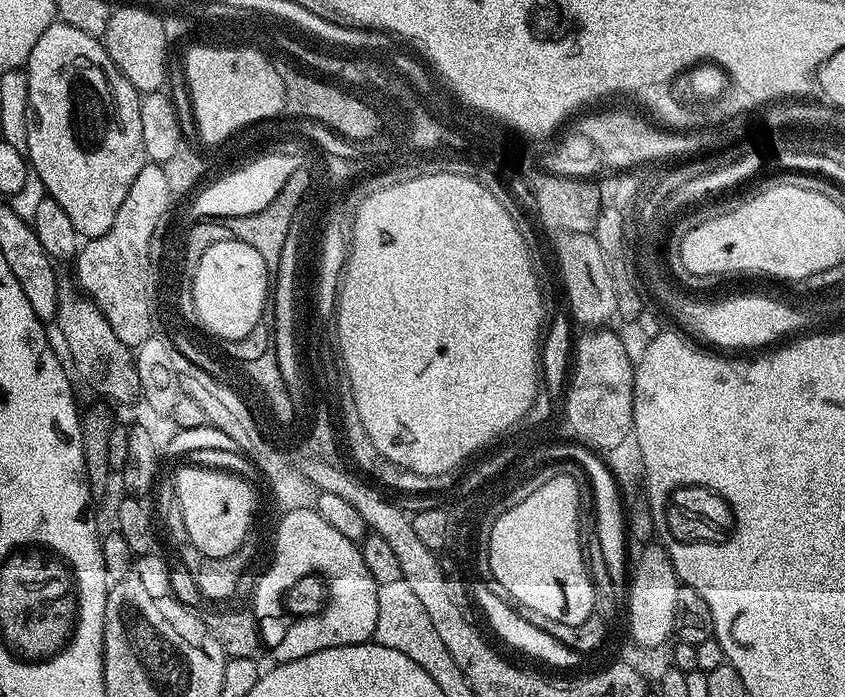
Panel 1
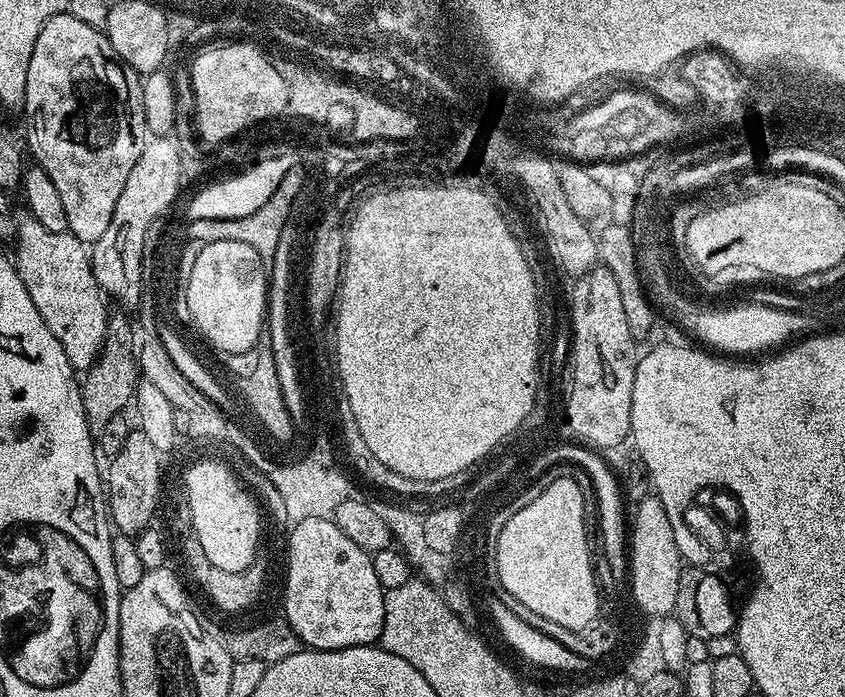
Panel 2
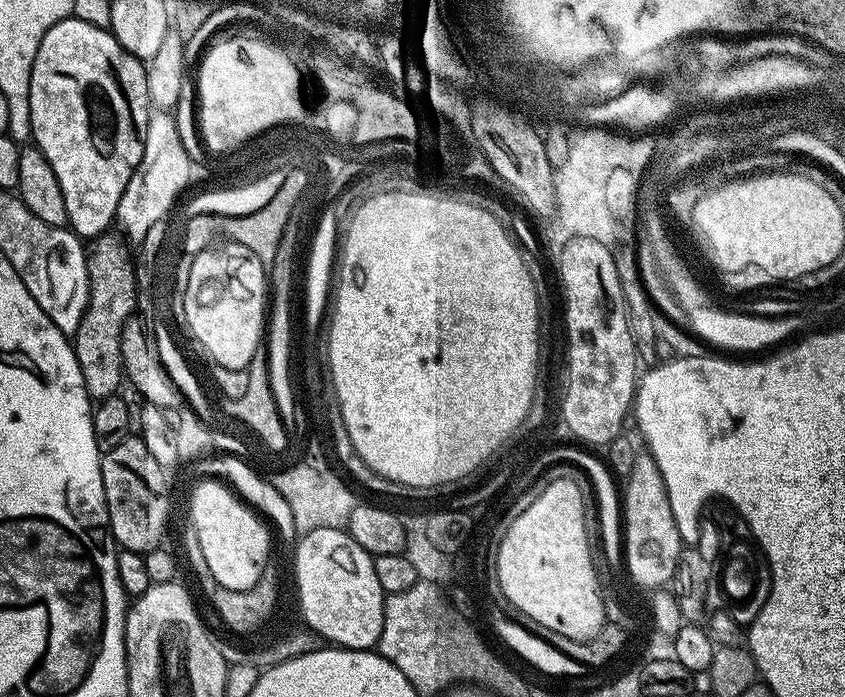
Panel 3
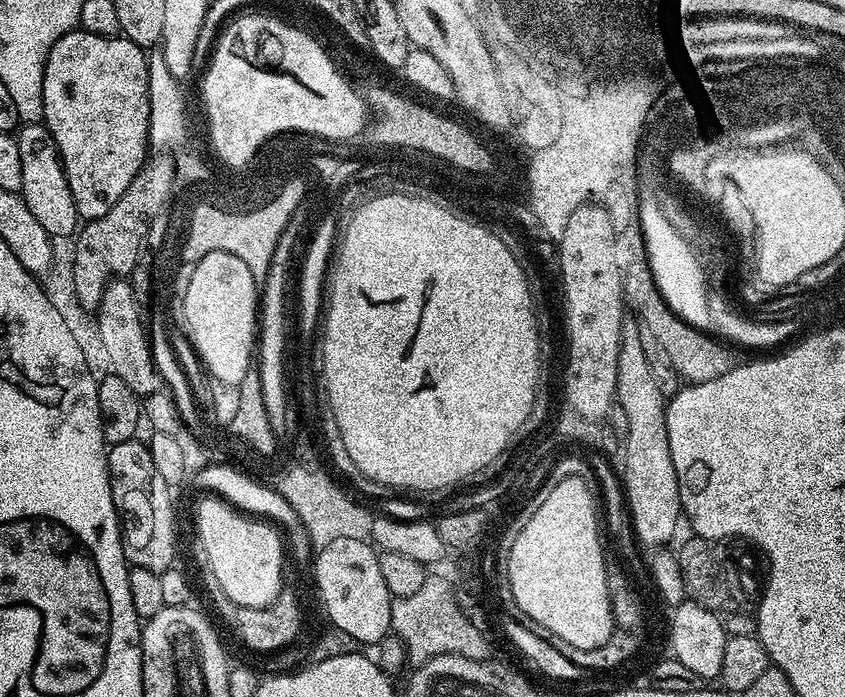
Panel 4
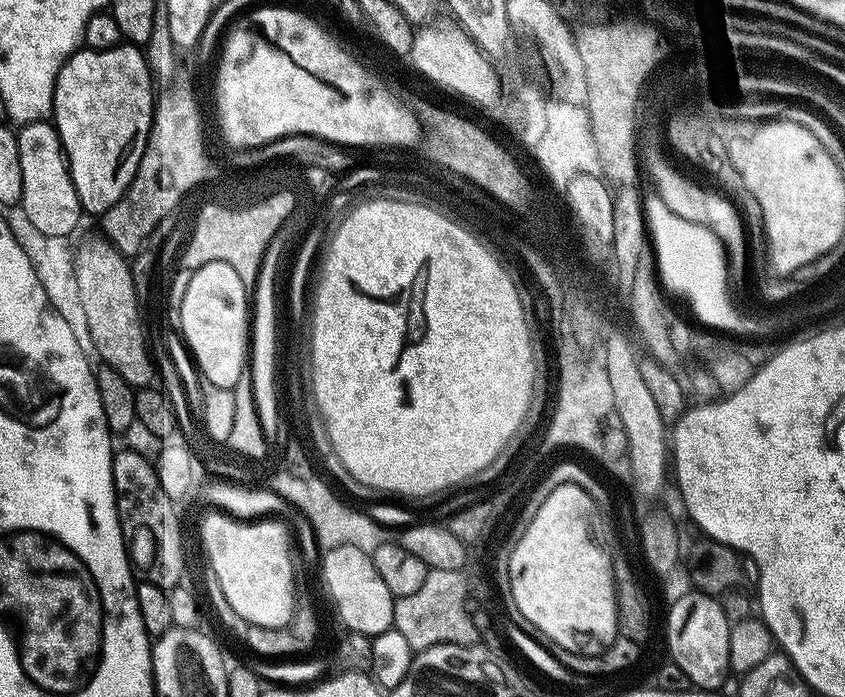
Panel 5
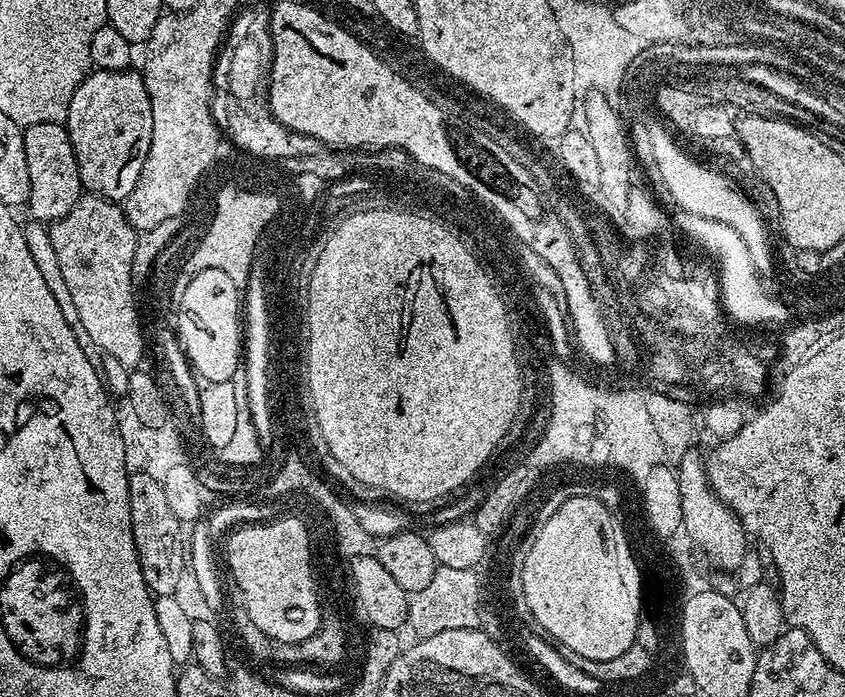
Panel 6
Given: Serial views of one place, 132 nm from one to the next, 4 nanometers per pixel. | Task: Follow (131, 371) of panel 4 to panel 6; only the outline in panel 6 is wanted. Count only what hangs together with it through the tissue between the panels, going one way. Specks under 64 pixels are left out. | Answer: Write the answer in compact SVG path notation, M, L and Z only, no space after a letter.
M84 194L66 218L51 221L48 232L63 281L74 298L79 321L90 334L94 346L100 346L105 356L118 358L122 366L139 369L146 359L146 352L140 349L146 340L140 337L144 331L140 322L142 312L132 293L131 268L138 233L130 226L123 207L105 196Z

